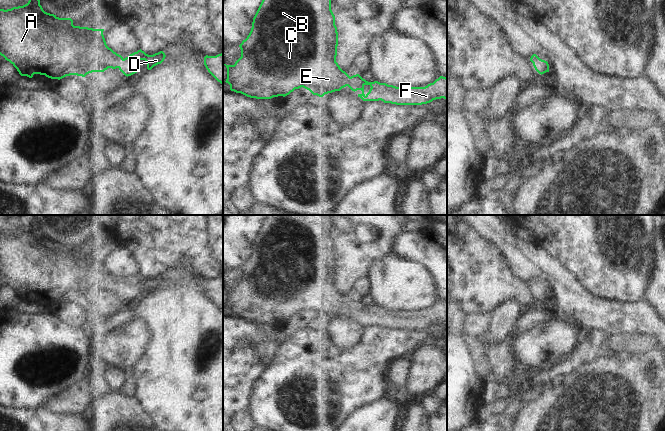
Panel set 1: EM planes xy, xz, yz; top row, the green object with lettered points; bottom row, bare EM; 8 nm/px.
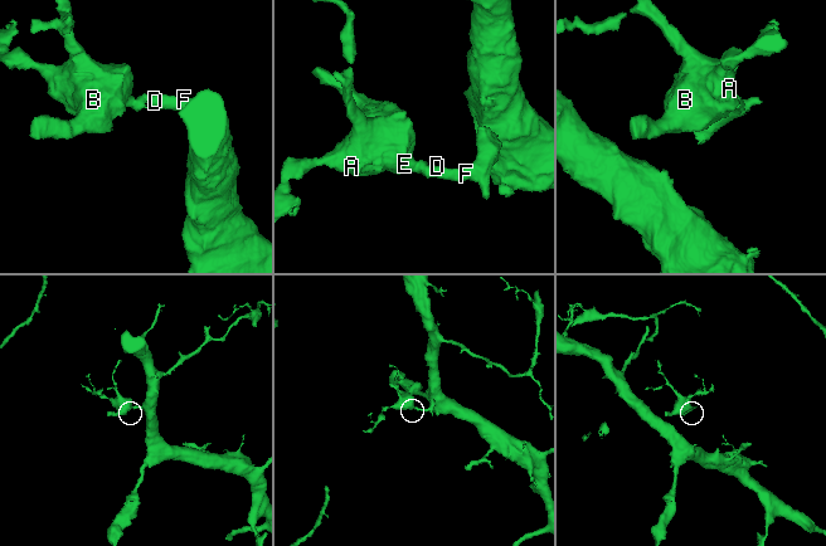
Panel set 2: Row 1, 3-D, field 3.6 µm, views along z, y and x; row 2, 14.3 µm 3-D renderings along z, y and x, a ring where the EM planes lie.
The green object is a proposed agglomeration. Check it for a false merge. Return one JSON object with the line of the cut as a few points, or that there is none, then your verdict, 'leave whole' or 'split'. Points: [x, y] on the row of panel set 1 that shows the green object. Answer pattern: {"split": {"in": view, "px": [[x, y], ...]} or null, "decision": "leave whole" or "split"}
{"split": null, "decision": "leave whole"}

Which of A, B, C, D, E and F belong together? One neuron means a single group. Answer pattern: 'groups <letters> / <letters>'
groups A B C D E F

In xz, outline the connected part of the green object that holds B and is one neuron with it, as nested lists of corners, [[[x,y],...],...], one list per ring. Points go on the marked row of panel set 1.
[[[262,0],[252,22],[252,28],[245,40],[239,45],[241,49],[241,57],[235,62],[234,65],[226,65],[227,68],[227,79],[226,83],[230,85],[230,90],[236,93],[241,93],[250,98],[256,99],[271,99],[278,96],[287,96],[295,89],[301,87],[309,90],[313,95],[323,97],[325,94],[332,93],[335,91],[340,91],[342,88],[348,86],[352,91],[361,90],[362,93],[358,94],[363,101],[383,101],[384,103],[391,103],[396,105],[422,105],[432,102],[436,99],[444,98],[447,100],[447,78],[440,76],[433,83],[428,84],[425,87],[396,87],[393,85],[388,85],[386,83],[380,83],[378,81],[368,82],[363,79],[359,74],[349,76],[345,71],[343,71],[338,63],[336,62],[337,56],[337,46],[338,46],[338,32],[335,25],[335,16],[331,10],[331,0]]]

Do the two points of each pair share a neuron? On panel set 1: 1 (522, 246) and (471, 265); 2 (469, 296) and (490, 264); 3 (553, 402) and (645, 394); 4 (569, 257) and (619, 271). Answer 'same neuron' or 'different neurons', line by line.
1: different neurons
2: same neuron
3: same neuron
4: same neuron

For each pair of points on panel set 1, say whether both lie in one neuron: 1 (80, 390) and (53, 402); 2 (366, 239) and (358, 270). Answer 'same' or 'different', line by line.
1: same
2: same

